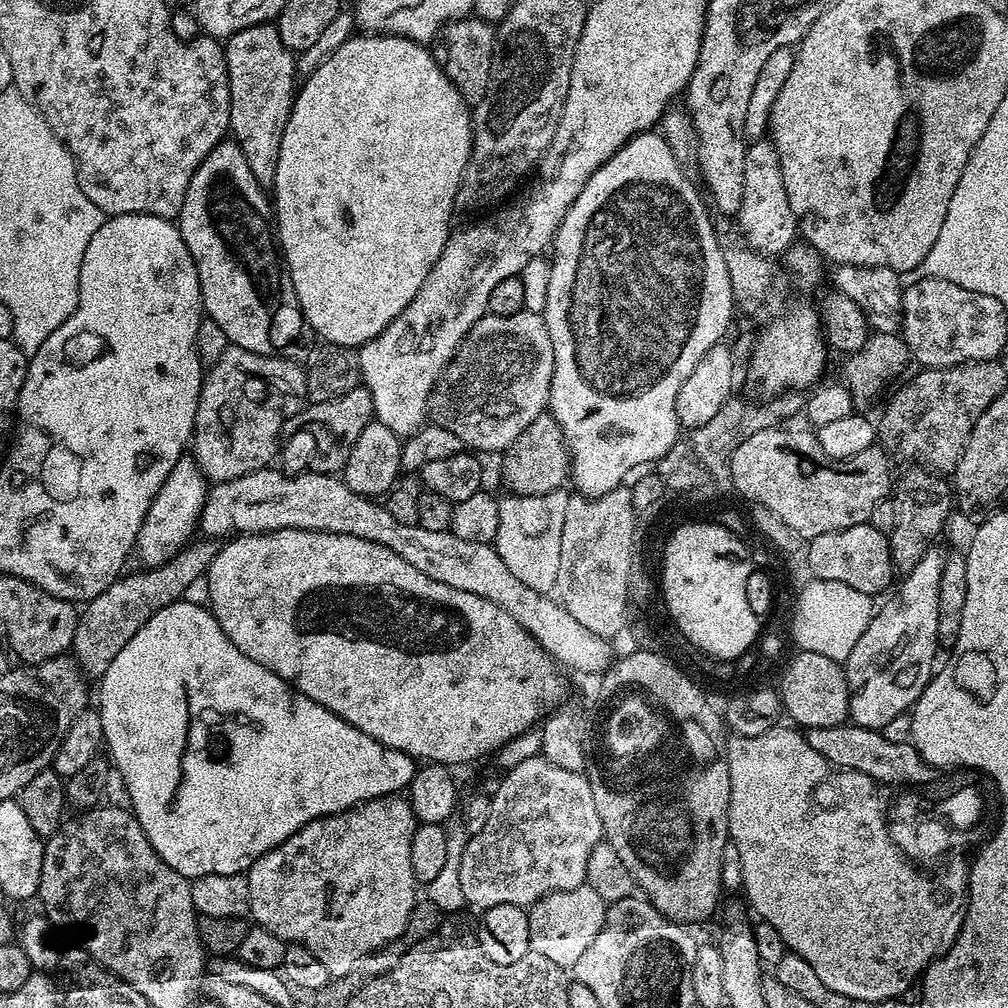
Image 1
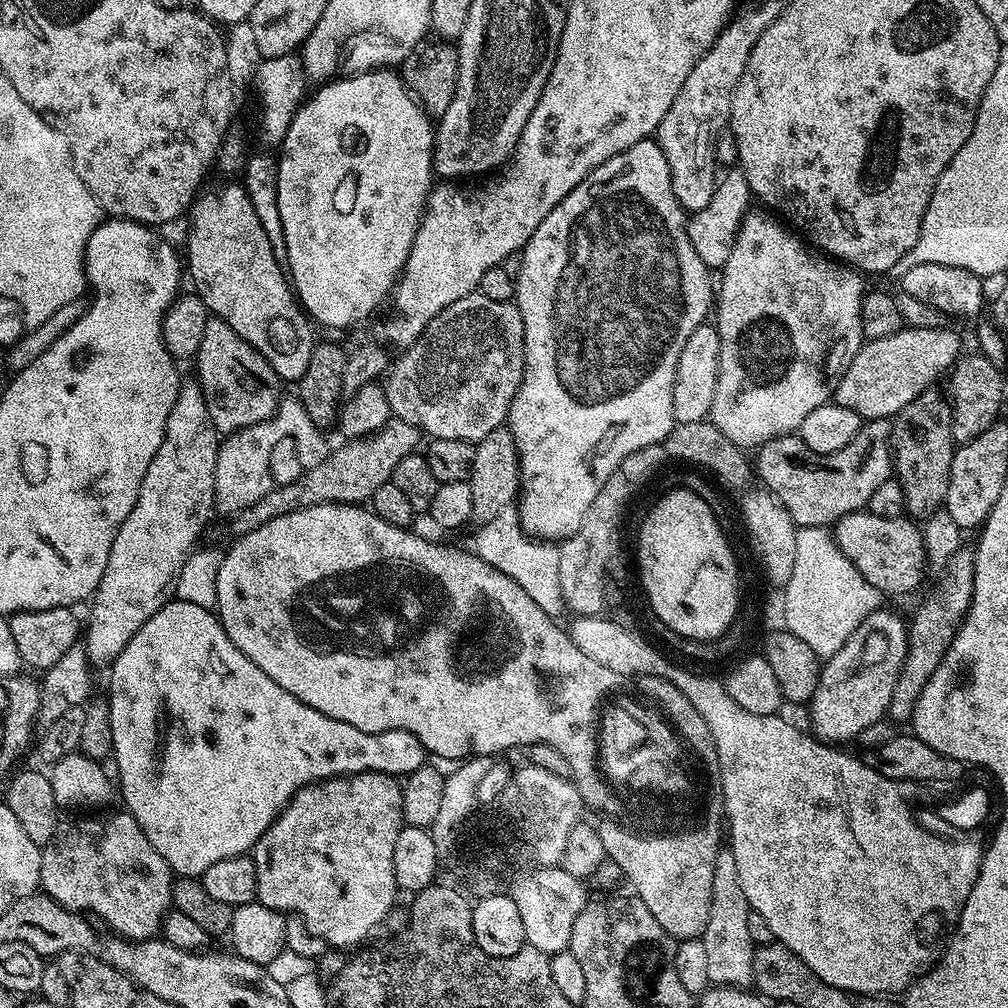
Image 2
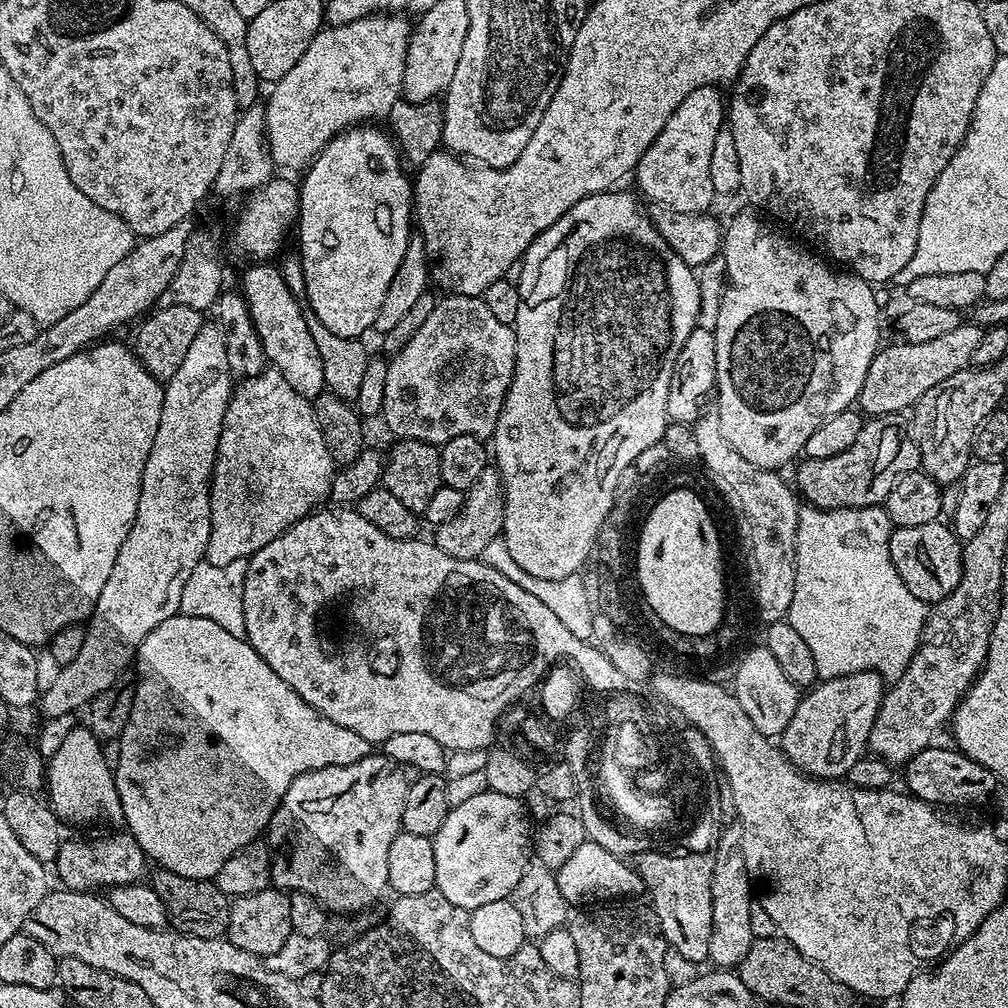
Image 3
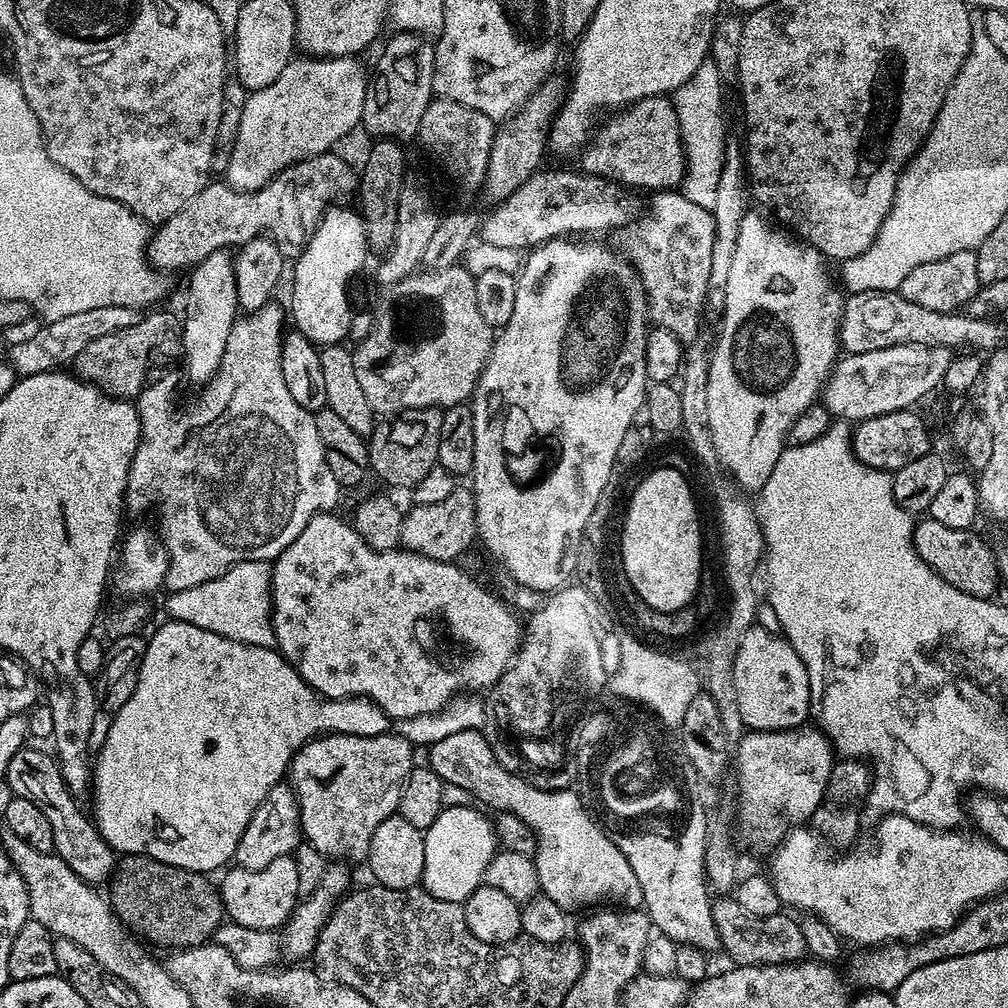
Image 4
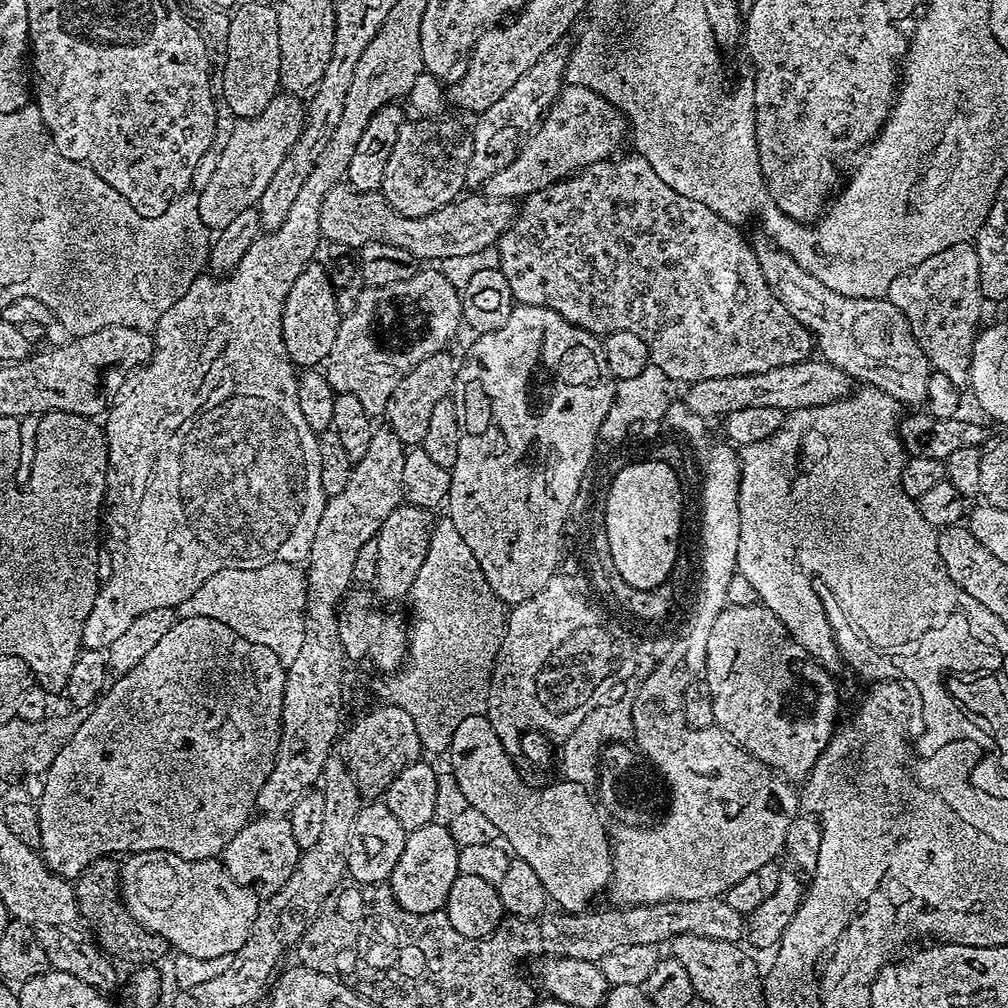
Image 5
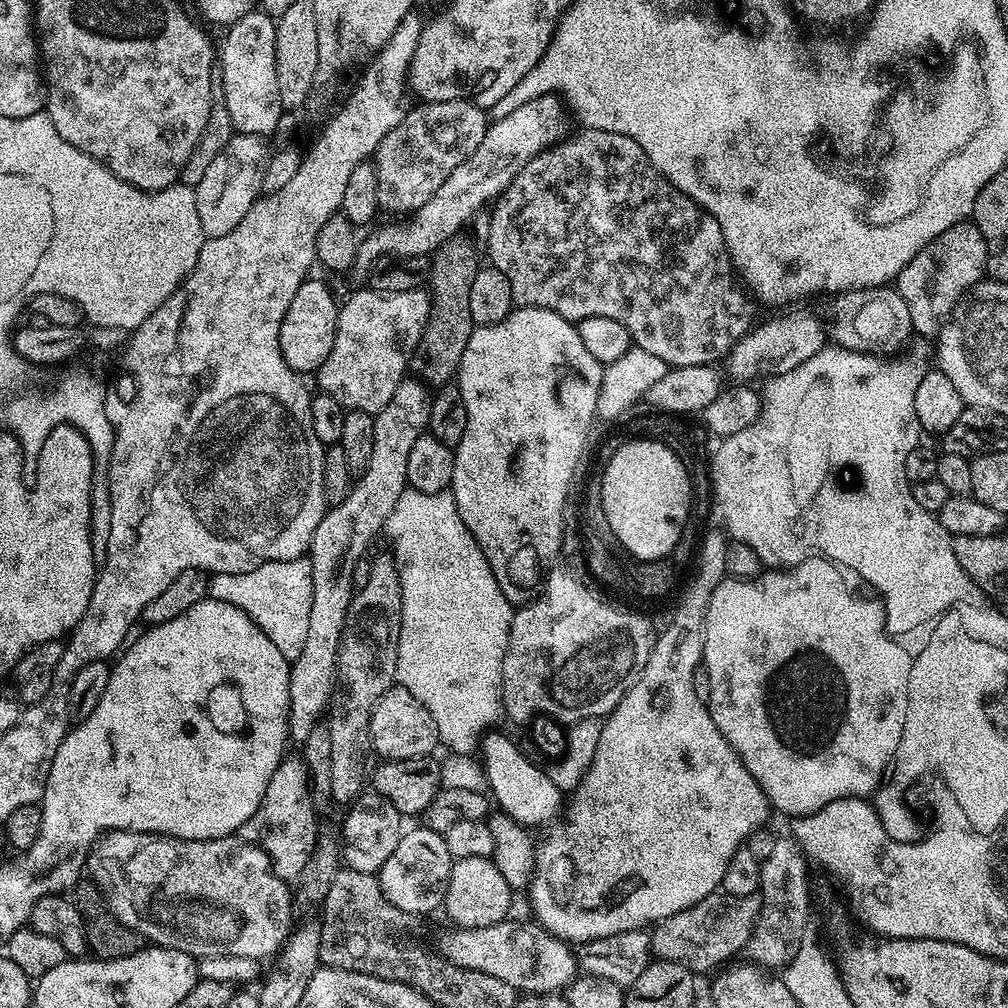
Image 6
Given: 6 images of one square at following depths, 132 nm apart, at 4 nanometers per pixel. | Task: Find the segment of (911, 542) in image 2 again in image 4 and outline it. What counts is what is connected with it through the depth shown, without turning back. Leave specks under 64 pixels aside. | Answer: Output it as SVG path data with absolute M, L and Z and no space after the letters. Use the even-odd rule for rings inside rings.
M924 518L924 521L919 521L913 527L912 544L920 559L944 581L976 598L991 599L996 586L1000 584L997 557L974 533L971 529L946 527L931 518Z

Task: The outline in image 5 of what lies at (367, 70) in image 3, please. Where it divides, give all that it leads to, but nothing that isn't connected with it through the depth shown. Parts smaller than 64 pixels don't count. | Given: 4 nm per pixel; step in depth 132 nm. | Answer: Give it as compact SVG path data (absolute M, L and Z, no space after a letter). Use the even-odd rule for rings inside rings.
M278 94L257 116L237 119L234 135L230 137L222 158L218 158L218 170L214 170L206 190L198 193L200 217L209 230L230 226L230 222L234 222L242 210L259 205L262 190L266 190L270 178L274 178L294 142L298 142L304 133L306 104L300 100L303 99L296 94Z

